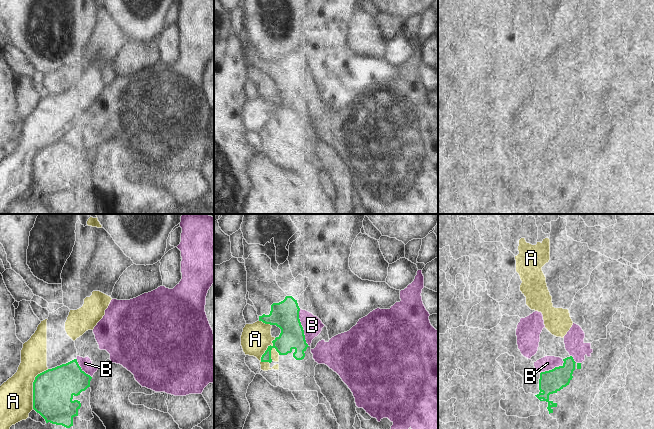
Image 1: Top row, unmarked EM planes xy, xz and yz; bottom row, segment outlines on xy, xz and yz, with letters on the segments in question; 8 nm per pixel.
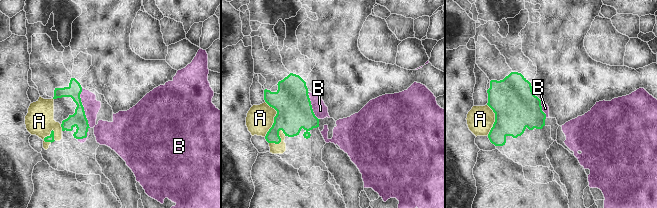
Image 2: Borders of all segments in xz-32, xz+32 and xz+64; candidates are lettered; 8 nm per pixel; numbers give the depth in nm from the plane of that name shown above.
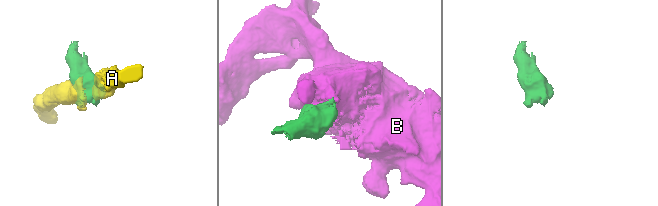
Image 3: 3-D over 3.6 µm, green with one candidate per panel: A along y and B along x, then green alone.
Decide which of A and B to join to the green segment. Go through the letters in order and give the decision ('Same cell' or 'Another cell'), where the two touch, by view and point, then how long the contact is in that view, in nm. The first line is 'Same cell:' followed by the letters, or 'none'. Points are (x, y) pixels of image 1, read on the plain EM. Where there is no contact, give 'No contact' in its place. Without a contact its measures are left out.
Same cell: none
A: Another cell. Touches green at xz (266, 126). Shared border 240 nm
B: Another cell. Touches green at xz (302, 104). Shared border 320 nm.

